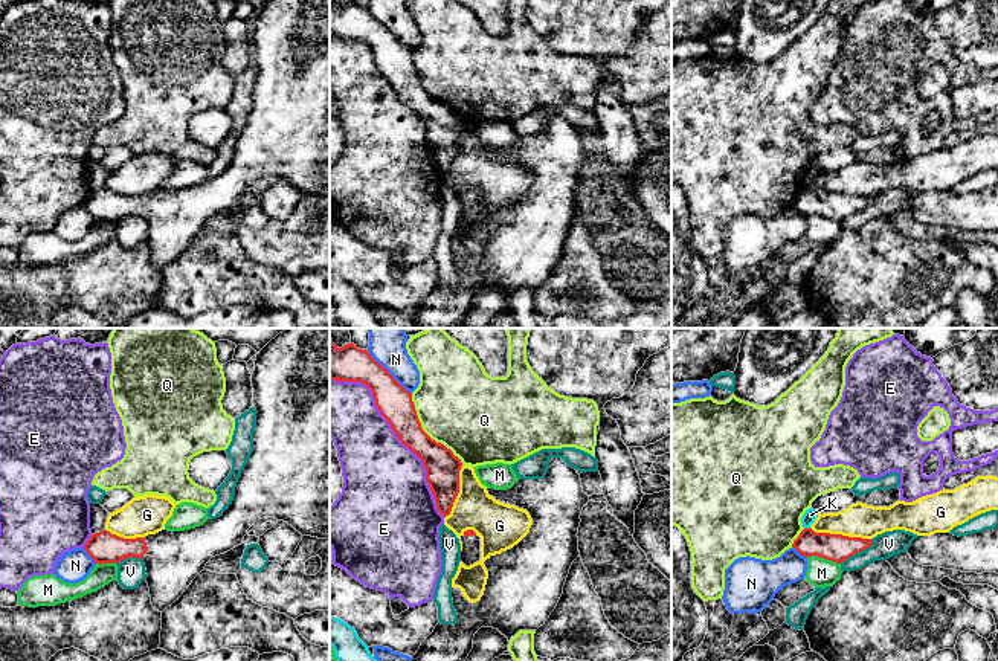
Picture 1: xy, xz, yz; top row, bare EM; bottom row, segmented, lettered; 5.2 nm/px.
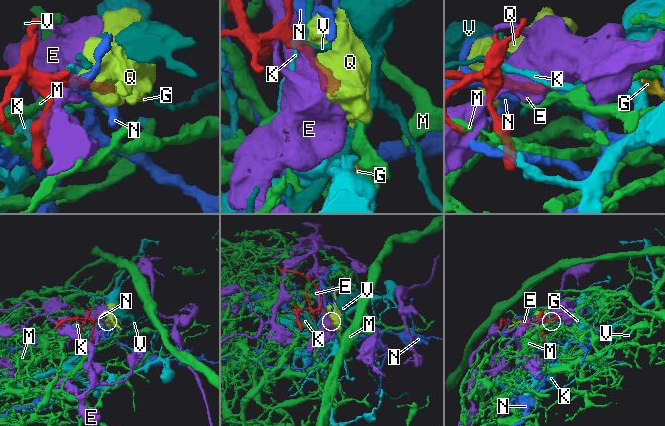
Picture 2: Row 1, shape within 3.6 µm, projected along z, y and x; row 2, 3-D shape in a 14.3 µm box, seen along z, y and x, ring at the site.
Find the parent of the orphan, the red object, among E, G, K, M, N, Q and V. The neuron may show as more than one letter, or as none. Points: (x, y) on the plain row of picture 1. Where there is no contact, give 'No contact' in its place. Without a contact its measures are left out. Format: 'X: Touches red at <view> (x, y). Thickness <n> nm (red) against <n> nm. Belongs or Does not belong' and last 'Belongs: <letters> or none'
E: Touches red at xz (394, 90). Thickness 180 nm (red) against 420 nm. Does not belong
G: Touches red at yz (841, 193). Thickness 140 nm (red) against 180 nm. Does not belong
K: Touches red at yz (808, 187). Thickness 140 nm (red) against 70 nm. Does not belong
M: Touches red at yz (823, 216). Thickness 140 nm (red) against 150 nm. Does not belong
N: Touches red at xz (386, 29). Thickness 190 nm (red) against 150 nm. Does not belong
Q: Touches red at xz (424, 90). Thickness 180 nm (red) against 440 nm. Does not belong
V: Touches red at yz (856, 211). Thickness 140 nm (red) against 140 nm. Does not belong
Belongs: none

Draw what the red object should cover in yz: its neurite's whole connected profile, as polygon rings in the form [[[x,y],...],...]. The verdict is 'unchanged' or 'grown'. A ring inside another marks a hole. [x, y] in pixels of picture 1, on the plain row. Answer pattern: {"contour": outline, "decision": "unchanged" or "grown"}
{"contour": [[[804,186],[794,198],[792,206],[804,215],[818,214],[826,218],[842,221],[848,215],[871,205],[871,202],[873,197],[815,191],[812,186]]], "decision": "unchanged"}

